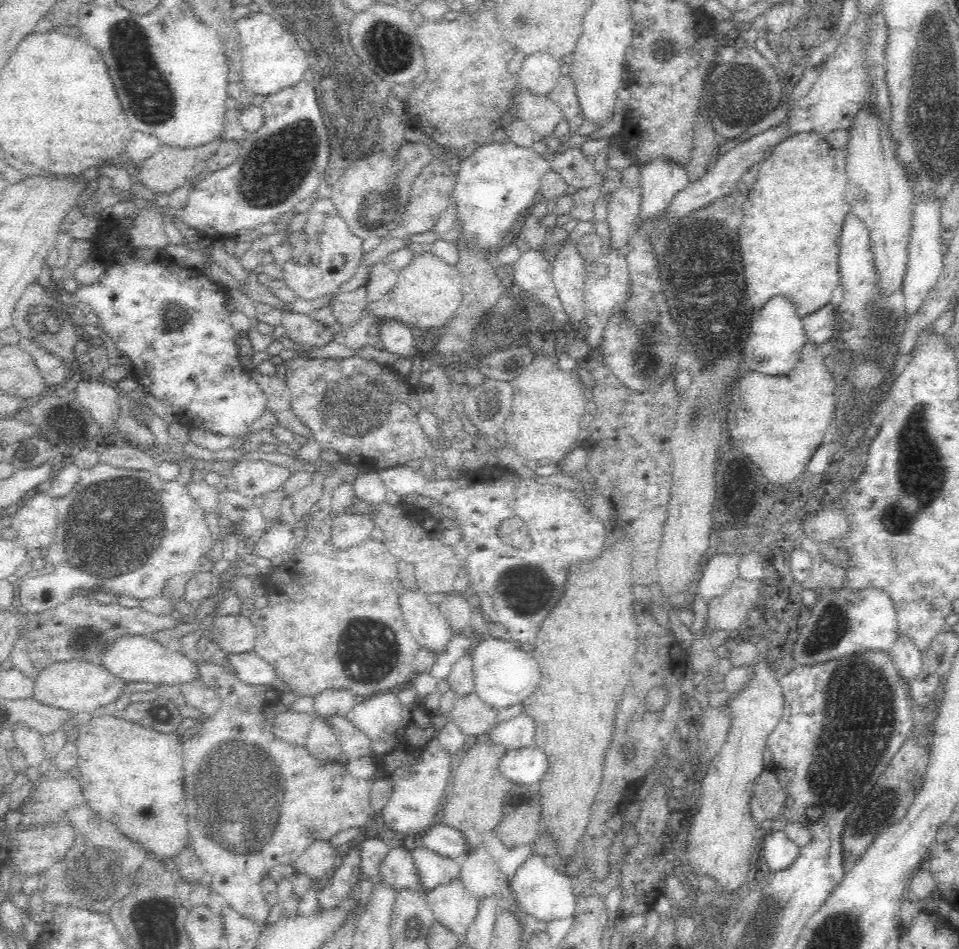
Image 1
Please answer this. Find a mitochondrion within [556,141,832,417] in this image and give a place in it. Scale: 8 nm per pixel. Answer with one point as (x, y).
(695, 266)

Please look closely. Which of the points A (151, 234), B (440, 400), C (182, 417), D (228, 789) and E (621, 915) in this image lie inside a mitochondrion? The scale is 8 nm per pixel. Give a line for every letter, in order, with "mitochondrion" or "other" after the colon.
A: other
B: other
C: other
D: mitochondrion
E: other

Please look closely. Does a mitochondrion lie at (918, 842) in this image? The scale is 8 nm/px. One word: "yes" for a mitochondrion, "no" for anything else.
no

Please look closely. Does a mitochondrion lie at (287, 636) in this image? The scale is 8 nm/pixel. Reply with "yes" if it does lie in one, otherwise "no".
no

